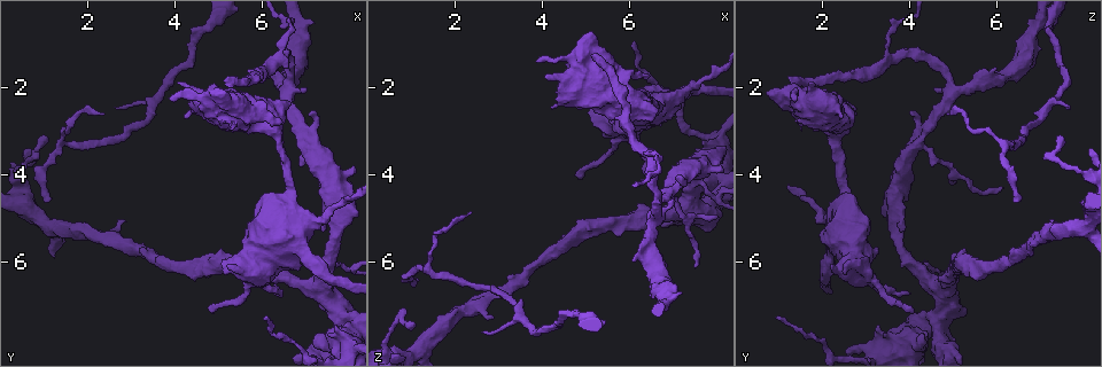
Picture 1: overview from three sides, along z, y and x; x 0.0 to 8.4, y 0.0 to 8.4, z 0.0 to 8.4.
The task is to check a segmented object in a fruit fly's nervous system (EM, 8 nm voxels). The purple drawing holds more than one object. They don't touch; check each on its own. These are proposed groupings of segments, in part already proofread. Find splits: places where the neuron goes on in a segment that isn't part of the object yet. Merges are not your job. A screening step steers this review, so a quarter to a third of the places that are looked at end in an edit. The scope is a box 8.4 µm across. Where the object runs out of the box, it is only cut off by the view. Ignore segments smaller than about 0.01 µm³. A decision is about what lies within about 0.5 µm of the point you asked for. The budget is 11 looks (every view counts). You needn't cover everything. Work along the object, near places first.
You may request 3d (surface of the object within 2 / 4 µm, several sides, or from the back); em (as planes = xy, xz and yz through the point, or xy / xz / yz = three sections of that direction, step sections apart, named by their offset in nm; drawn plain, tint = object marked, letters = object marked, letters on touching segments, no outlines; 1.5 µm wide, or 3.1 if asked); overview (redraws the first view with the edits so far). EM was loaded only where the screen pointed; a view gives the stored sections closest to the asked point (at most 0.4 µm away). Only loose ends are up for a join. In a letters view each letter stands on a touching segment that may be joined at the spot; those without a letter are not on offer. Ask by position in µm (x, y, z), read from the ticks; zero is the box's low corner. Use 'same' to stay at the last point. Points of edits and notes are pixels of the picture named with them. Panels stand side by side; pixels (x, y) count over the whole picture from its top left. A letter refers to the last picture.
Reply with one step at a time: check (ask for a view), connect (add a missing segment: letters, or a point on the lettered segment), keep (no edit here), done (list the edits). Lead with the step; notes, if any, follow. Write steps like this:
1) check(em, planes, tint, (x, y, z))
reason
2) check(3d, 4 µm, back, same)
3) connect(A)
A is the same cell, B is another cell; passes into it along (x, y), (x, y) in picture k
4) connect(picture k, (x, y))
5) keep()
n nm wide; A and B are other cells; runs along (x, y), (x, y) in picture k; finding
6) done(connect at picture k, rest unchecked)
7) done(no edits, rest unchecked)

check(3d, 4 µm, (1.00, 4.60, 6.55))
tapers out

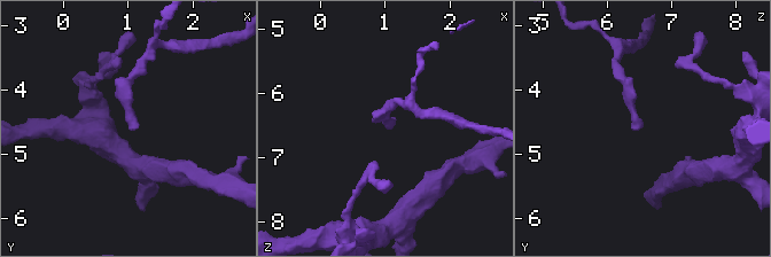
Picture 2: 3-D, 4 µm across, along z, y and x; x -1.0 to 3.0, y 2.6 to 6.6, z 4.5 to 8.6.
check(em, yz, step 4, letters, (1.05, 4.65, 6.50))

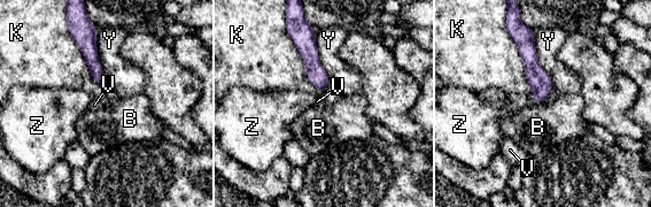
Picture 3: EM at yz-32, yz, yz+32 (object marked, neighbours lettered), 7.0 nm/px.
check(em, planes, letters, same)

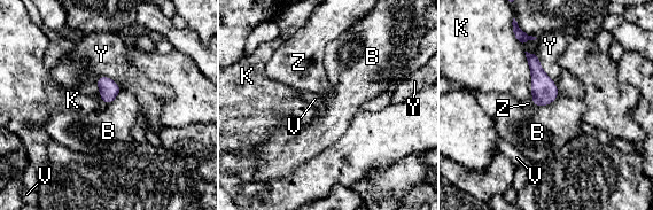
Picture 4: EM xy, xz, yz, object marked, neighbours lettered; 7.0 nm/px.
connect(Z)
Z is the same cell, B, K, V and Y are other cells; the neuron continues

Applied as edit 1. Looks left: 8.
check(em, yz, step 4, tint, (6.45, 2.80, 1.80))
free end

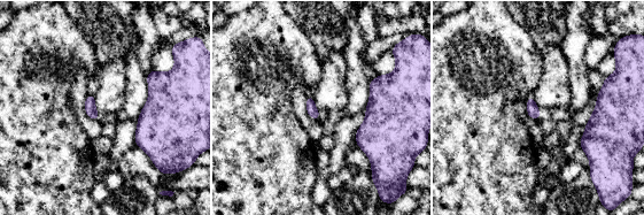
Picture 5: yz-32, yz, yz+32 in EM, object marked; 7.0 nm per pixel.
check(em, planes, letters, same)

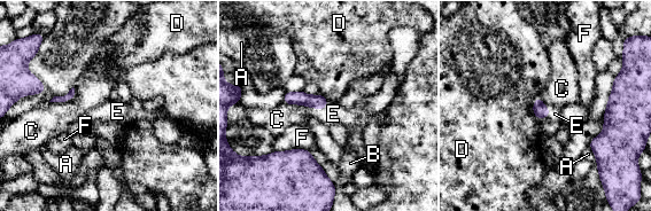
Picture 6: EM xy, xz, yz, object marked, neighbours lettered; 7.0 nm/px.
connect(E)
E is the same cell, A, B, C, D and F are other cells; the neuron continues

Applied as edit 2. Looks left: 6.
check(overview)

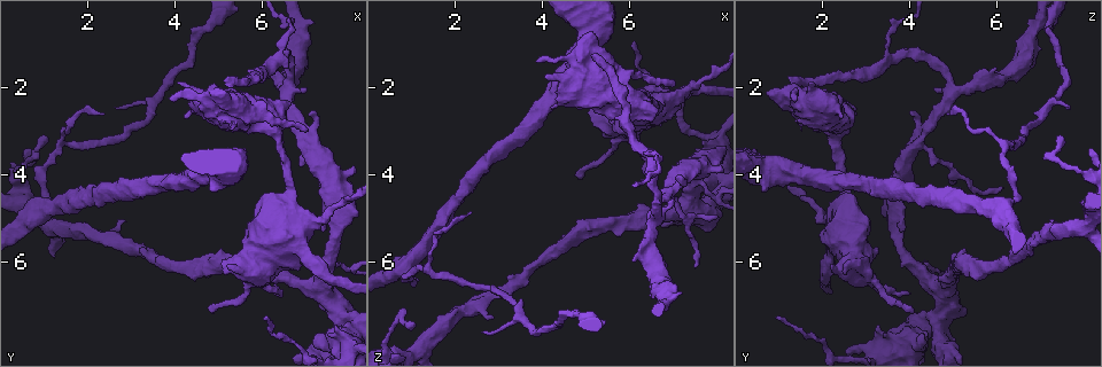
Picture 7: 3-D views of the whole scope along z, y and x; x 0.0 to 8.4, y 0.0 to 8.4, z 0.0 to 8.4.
check(em, planes, letters, (4.80, 2.10, 0.95))
an open end

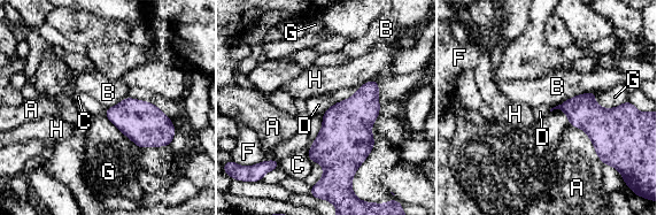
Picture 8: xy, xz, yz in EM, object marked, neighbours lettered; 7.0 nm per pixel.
keep()
D touches over 440 nm; A, B, C, D, F, G and H are other cells; no lettered segment goes on from it

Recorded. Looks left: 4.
check(3d, 2 µm, (4.85, 7.10, 4.10))
tapers out

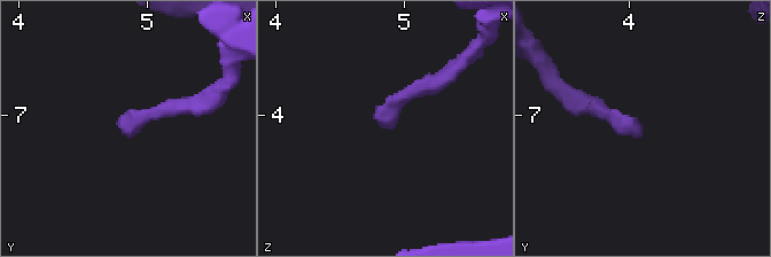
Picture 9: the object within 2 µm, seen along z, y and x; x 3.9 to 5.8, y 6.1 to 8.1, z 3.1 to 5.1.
check(em, planes, tint, (4.82, 7.12, 4.10))

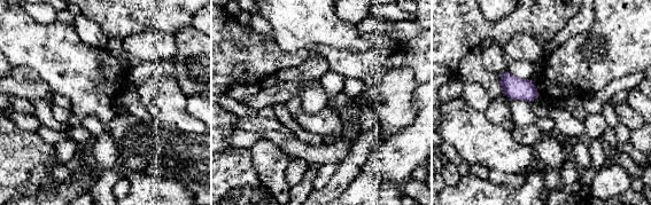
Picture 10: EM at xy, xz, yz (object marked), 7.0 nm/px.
check(em, planes, letters, same)

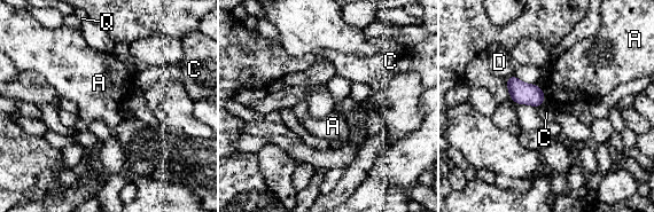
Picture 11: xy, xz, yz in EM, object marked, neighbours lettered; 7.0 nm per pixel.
keep()
A, C, D and Q are other cells; border along (540, 88), (545, 99) in picture 11; none of them fits

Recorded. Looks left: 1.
done(connect at picture 4, connect at picture 6, rest unchecked)

